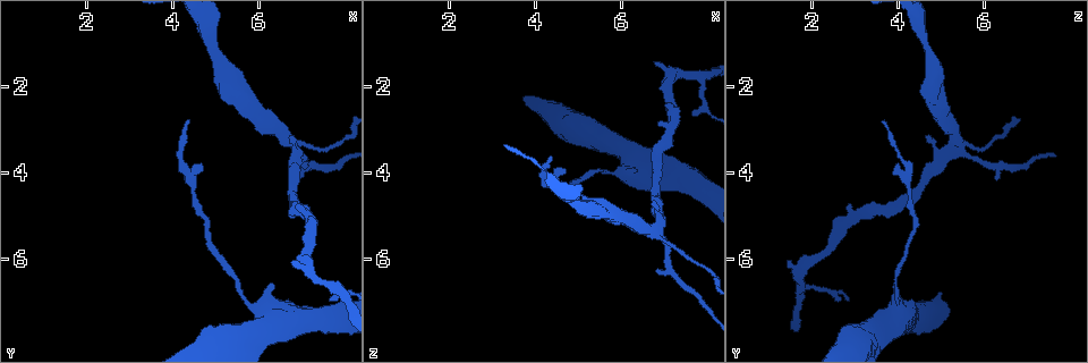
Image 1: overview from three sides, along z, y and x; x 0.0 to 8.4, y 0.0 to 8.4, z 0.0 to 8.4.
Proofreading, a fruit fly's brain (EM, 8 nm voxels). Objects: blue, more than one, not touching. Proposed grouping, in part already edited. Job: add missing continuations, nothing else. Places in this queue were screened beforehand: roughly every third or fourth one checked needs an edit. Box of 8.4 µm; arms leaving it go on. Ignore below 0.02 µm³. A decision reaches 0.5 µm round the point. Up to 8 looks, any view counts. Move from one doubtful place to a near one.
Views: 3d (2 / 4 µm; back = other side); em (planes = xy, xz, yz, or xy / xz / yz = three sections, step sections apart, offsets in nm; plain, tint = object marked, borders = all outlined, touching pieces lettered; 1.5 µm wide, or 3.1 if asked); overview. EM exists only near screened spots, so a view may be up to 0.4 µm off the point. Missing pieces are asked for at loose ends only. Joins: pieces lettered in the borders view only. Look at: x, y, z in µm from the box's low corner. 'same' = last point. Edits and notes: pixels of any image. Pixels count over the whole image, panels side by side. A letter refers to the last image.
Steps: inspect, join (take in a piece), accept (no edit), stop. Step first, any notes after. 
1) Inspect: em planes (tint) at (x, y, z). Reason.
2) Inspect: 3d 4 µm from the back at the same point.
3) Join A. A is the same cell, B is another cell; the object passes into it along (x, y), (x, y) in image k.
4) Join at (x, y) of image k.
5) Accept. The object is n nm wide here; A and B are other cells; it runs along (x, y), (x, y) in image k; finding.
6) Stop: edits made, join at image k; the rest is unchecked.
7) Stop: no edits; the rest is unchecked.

Inspect: em planes (tint) at (6.70, 6.10, 1.45). An open end.

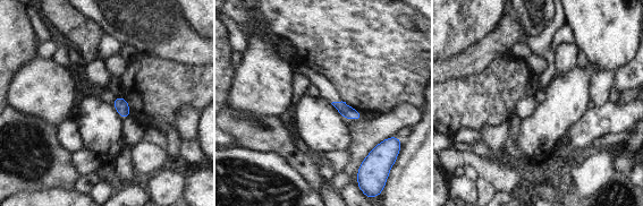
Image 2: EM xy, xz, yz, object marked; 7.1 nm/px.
Inspect: em planes (borders) at the same point. What lies round it.

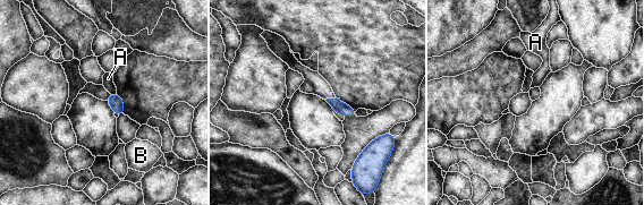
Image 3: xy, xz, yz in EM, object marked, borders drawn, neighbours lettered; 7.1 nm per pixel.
Accept. A and B are other cells; a border runs along (116, 92), (110, 94) in image 3; no lettered piece goes on from it.

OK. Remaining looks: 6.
Inspect: em yz step 4 (tint) at (6.30, 6.50, 3.95). Thick end.

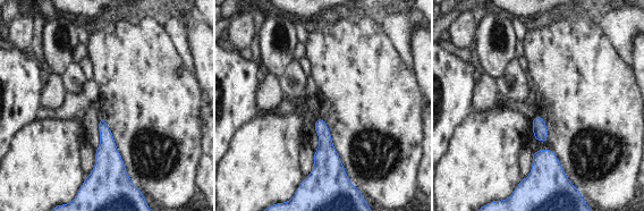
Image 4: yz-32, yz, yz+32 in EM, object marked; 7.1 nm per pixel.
Inspect: em yz step 4 (borders) at the same point.

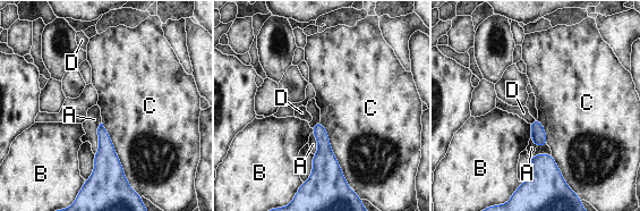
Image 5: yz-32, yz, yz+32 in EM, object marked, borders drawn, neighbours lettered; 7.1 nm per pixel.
Accept. A, B, C and D are other cells; a border runs along (320, 120), (348, 183) in image 5; no lettered piece goes on from it.

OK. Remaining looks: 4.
Inspect: 3d 2 µm at (6.65, 3.25, 4.70). An open end.

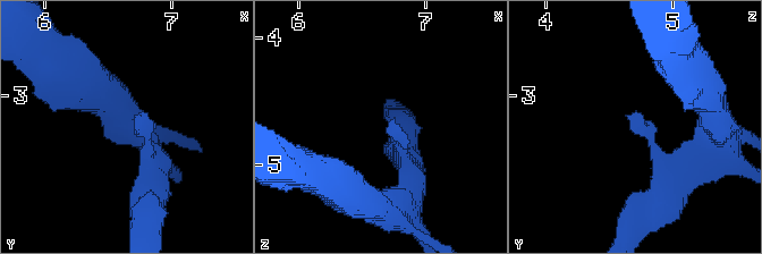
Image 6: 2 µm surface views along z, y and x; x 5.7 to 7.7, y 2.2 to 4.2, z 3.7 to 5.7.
Inspect: em planes (tint) at (6.70, 3.20, 4.68).

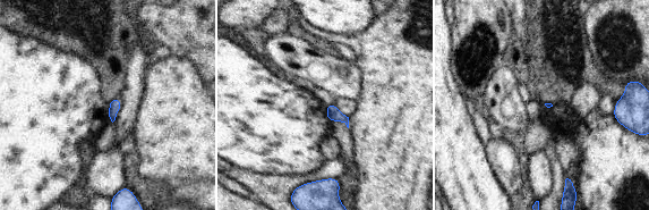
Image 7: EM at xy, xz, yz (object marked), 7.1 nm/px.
Inspect: em planes (borders) at the same point.

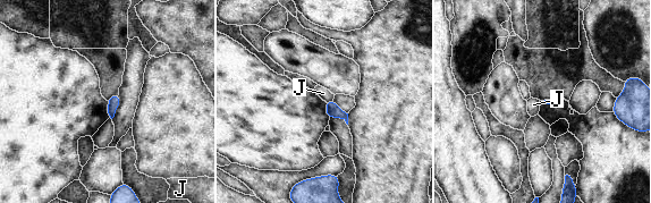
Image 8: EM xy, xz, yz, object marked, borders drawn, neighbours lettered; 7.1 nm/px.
Accept. J is another cell; a border runs along (332, 99), (326, 102) in image 8; no lettered piece goes on from it.

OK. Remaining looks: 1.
Stop: no edits; the rest is unchecked.

